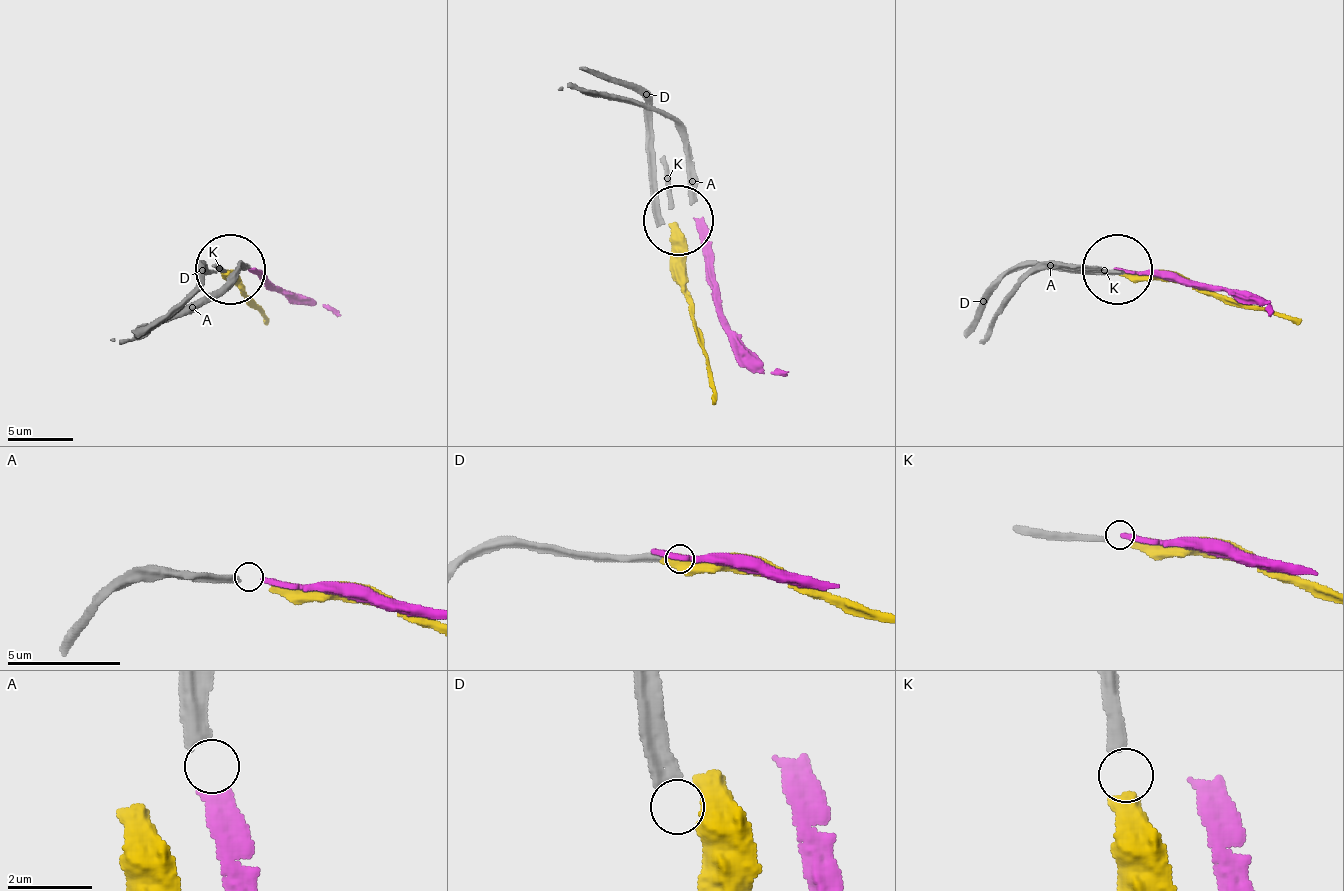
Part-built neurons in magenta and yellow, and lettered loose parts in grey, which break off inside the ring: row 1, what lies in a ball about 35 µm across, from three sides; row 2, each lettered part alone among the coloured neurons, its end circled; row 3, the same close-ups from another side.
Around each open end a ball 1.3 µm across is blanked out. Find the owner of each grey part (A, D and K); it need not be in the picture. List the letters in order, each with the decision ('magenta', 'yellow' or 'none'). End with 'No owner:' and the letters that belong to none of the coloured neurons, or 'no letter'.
A: magenta
D: none
K: yellow
No owner: D

